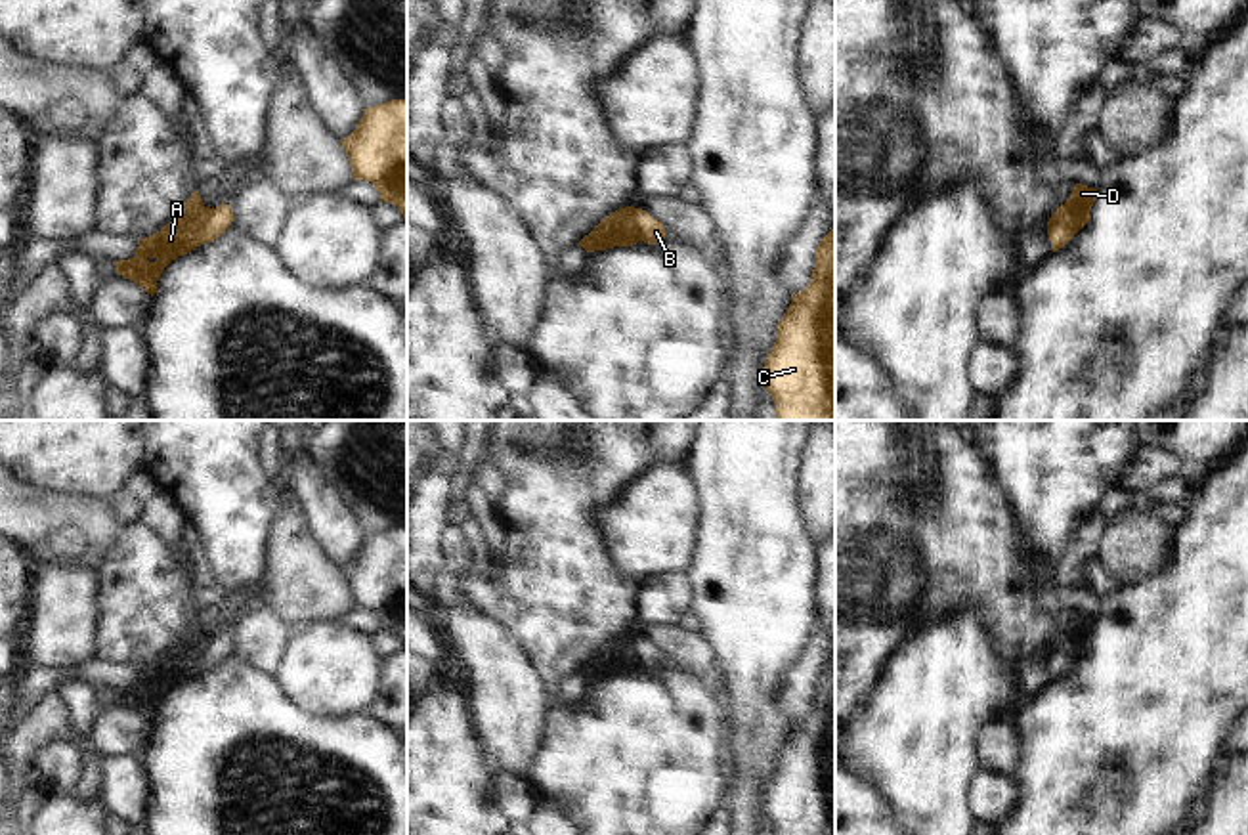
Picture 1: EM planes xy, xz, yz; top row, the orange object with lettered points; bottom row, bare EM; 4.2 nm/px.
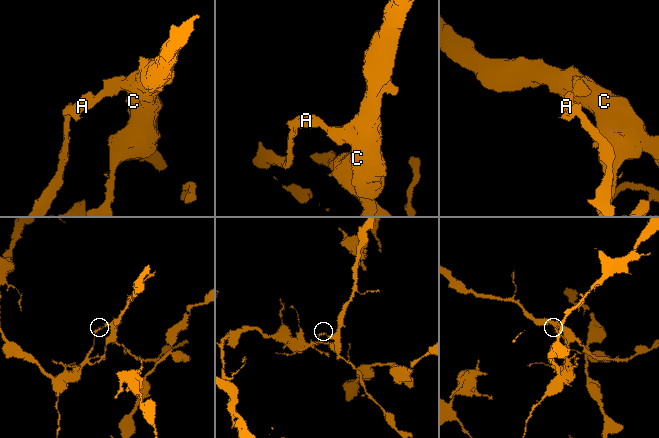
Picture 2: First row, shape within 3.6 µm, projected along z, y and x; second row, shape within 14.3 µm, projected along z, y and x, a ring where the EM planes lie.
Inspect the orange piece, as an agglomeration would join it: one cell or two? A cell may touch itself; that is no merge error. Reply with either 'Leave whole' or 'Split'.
Split.

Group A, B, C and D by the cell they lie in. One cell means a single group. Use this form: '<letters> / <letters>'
A D / B C

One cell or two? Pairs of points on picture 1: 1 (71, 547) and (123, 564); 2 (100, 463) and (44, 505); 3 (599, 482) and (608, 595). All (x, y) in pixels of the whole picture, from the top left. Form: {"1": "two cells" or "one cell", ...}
{"1": "two cells", "2": "two cells", "3": "one cell"}

